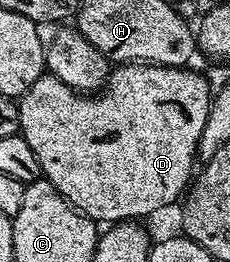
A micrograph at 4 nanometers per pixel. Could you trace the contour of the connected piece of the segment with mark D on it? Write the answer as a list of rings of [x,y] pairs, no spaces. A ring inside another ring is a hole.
[[[124,63],[112,70],[111,74],[107,76],[107,84],[98,93],[74,91],[69,85],[65,85],[65,81],[61,81],[49,73],[43,74],[40,79],[33,81],[33,85],[29,85],[29,89],[18,100],[21,113],[19,134],[25,141],[29,141],[29,149],[33,149],[33,153],[37,153],[37,161],[43,170],[42,178],[48,179],[67,198],[68,203],[75,210],[86,215],[88,219],[94,219],[99,225],[139,221],[144,218],[142,215],[151,215],[154,211],[169,206],[170,203],[178,204],[181,196],[188,190],[193,179],[193,172],[197,167],[201,129],[205,129],[205,121],[209,117],[213,98],[213,87],[207,84],[206,77],[191,70],[187,67],[158,67],[155,63]]]

